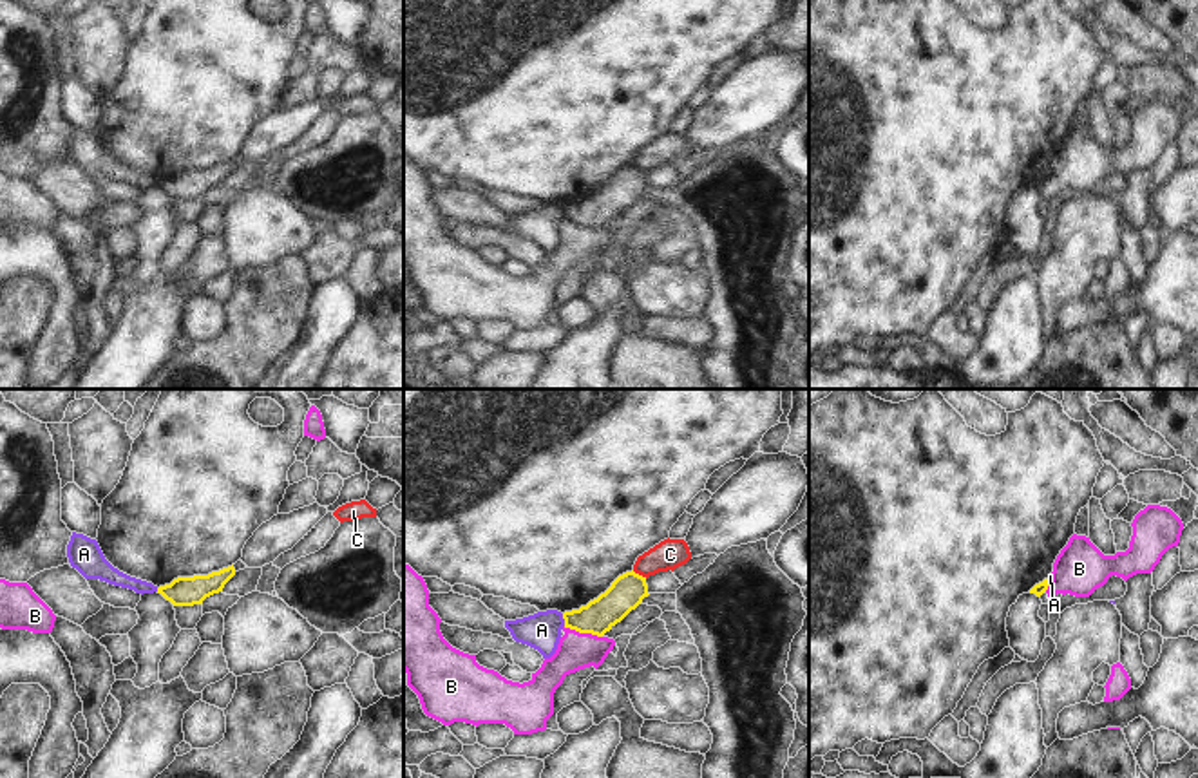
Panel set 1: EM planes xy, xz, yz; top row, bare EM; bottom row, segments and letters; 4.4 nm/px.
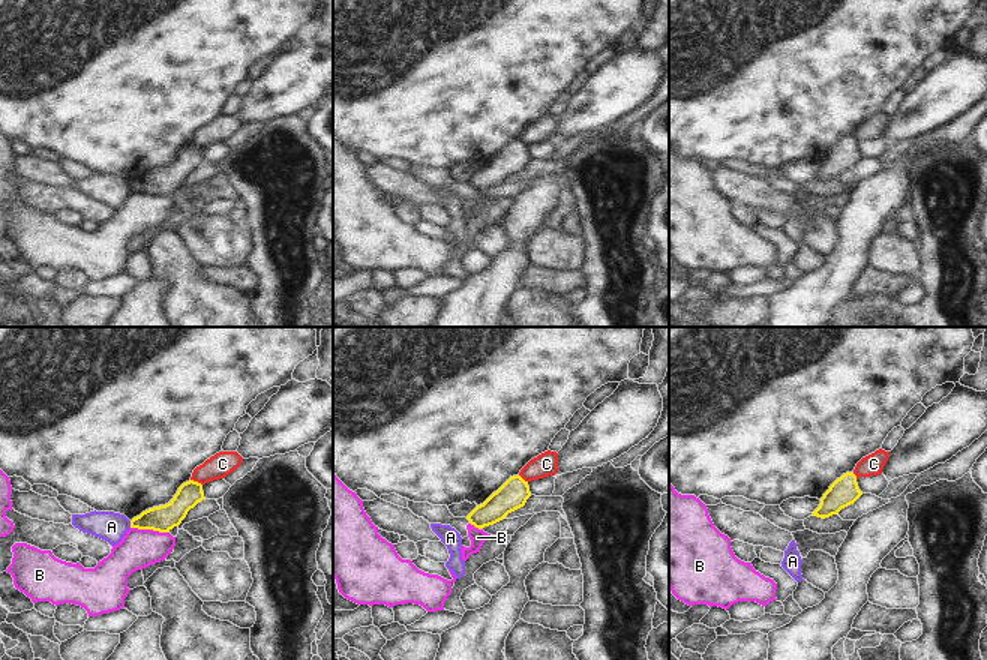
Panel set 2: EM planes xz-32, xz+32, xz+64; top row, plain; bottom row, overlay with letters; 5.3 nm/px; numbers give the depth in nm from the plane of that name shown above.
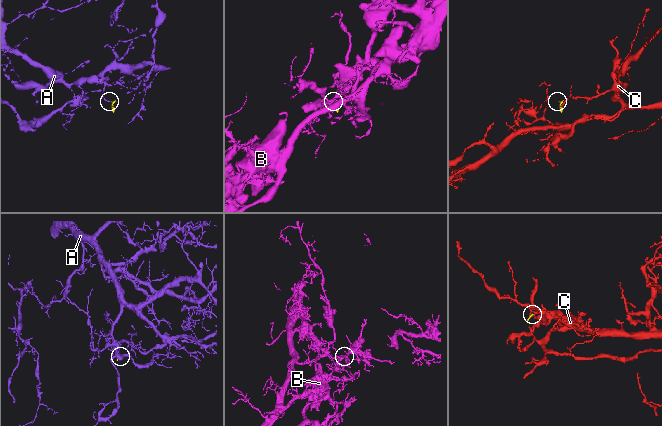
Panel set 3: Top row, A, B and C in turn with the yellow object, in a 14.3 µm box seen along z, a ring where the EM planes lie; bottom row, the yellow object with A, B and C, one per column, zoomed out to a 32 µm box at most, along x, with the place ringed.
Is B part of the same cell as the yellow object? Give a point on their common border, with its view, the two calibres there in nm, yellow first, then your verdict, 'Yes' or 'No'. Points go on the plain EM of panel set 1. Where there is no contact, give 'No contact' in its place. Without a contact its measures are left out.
Touches yellow at xz (583, 227). Thickness 150 nm (yellow) against 160 nm. No

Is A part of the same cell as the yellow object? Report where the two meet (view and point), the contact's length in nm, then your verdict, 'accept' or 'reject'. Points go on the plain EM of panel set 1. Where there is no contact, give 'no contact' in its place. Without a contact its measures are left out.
xz (563, 212) | 60 nm | reject

